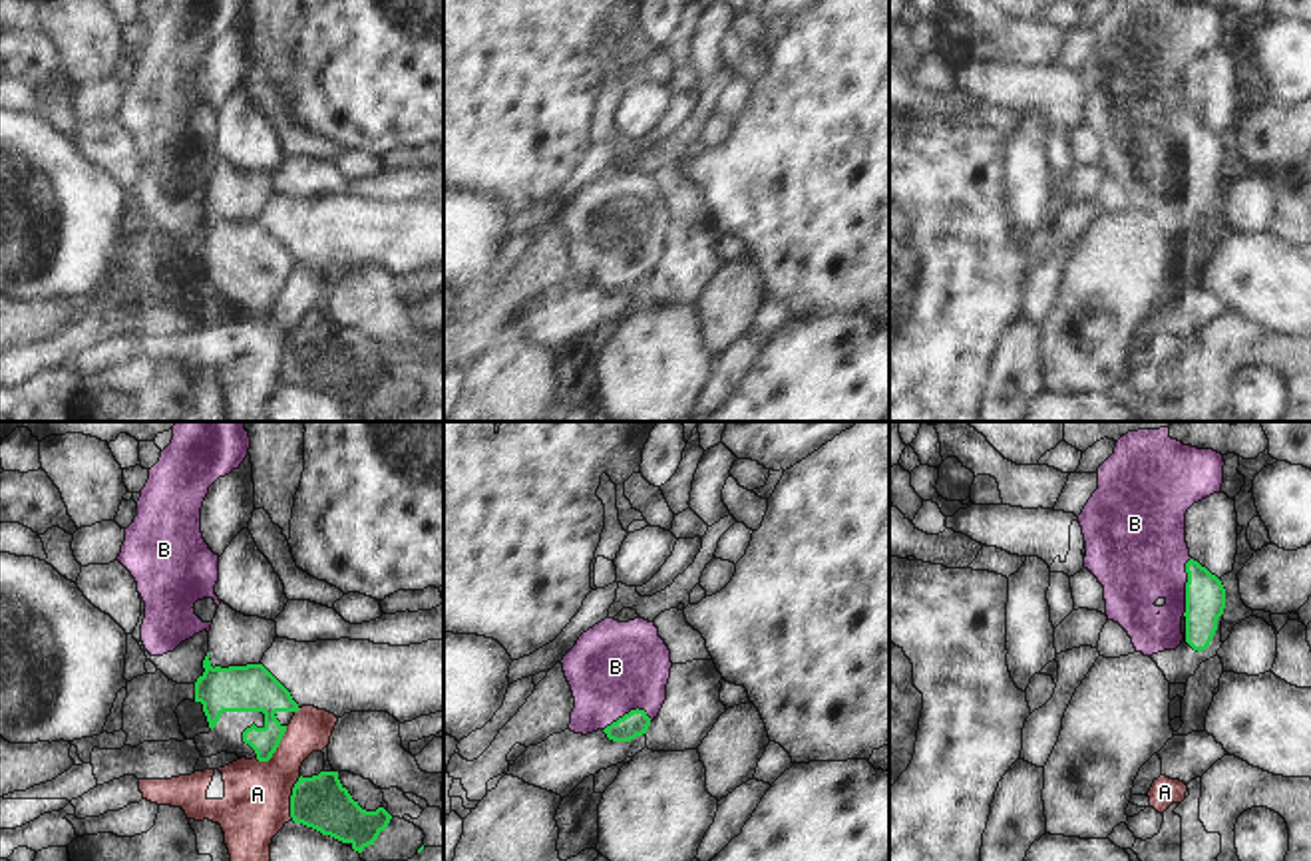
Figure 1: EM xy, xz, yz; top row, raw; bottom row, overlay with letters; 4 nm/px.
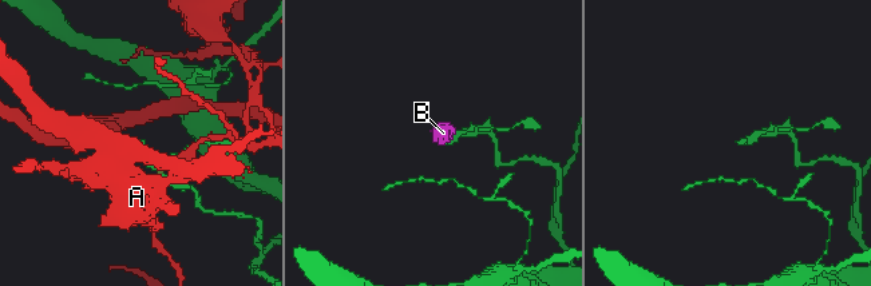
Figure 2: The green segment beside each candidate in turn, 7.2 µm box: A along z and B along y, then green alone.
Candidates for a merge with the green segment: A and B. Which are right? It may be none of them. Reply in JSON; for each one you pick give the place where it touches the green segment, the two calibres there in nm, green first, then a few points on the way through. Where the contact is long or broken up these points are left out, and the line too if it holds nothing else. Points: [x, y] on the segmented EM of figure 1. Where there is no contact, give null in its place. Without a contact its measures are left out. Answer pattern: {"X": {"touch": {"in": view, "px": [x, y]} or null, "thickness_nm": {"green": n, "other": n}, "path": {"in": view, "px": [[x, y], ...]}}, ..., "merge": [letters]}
{"B": {"touch": {"in": "yz", "px": [1186, 587]}, "thickness_nm": {"green": 160, "other": 400}, "path": {"in": "yz", "px": [[1204, 593], [1194, 593], [1186, 587], [1138, 551]]}}, "merge": ["B"]}

